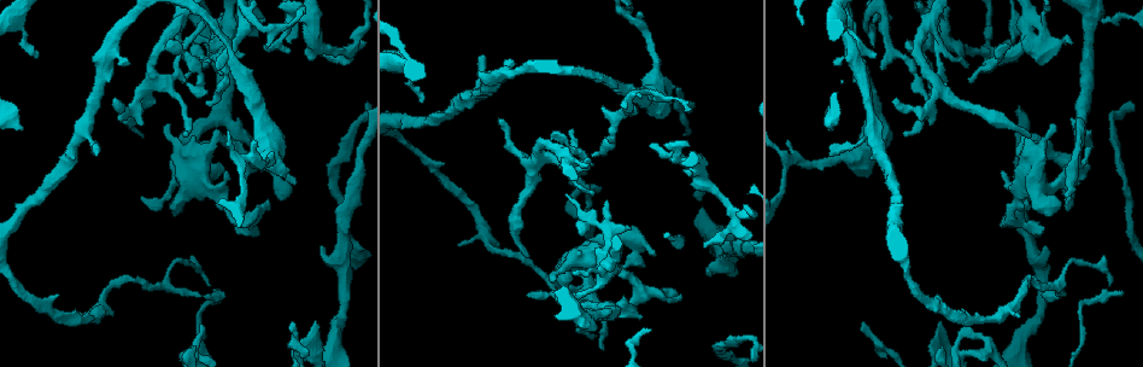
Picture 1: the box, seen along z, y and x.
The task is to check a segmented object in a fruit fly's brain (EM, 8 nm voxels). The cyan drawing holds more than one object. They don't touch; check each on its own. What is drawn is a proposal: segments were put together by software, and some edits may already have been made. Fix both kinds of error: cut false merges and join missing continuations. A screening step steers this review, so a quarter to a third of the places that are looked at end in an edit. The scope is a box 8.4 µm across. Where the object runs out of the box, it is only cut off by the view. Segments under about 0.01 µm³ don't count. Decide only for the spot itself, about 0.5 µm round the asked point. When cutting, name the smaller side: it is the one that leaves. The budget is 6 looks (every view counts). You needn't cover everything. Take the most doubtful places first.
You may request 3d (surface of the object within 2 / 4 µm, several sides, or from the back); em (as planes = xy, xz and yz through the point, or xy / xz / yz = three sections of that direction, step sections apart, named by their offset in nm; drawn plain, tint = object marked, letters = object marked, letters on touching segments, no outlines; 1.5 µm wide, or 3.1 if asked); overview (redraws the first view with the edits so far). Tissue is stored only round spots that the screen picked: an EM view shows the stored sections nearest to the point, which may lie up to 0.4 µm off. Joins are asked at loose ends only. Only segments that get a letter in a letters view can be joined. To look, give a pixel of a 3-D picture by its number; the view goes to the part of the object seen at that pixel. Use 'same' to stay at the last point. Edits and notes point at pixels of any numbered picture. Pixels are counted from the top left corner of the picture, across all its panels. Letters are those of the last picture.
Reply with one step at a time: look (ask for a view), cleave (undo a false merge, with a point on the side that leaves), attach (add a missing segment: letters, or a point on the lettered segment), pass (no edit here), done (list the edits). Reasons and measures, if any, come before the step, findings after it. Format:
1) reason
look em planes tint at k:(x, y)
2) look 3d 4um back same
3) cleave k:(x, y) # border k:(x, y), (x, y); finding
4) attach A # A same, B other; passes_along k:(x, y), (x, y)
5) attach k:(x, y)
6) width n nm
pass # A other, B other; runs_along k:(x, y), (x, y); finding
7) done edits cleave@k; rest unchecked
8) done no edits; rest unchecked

thick end
look 3d 2um at 1:(865, 175)

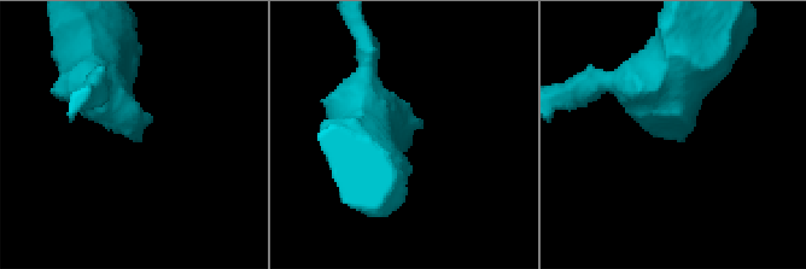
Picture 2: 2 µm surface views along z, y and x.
look em planes plain at 2:(408, 135)

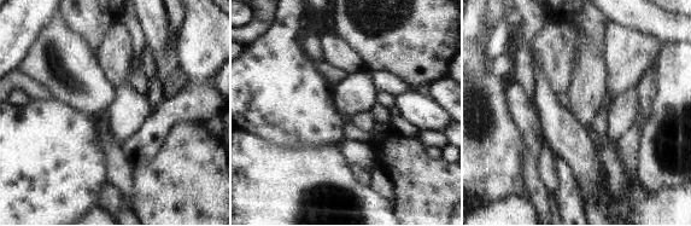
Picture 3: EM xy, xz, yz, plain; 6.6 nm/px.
see the neighbours
look em planes letters same

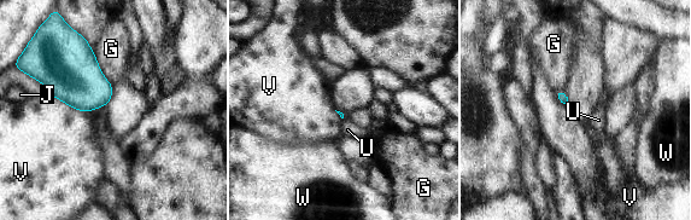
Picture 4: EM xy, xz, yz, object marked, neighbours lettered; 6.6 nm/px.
pass # G other, J other, U other, V other, W other; border 4:(51, 94), (83, 113); no lettered segment goes on from it

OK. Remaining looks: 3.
thin end
look em planes plain at 1:(874, 58)

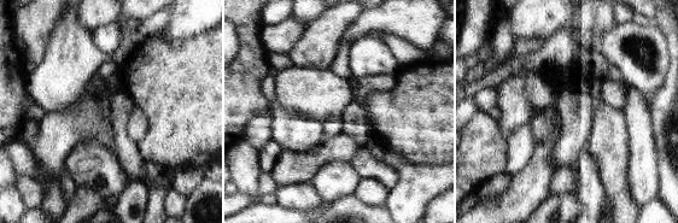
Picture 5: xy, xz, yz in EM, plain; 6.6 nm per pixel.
look em planes letters same

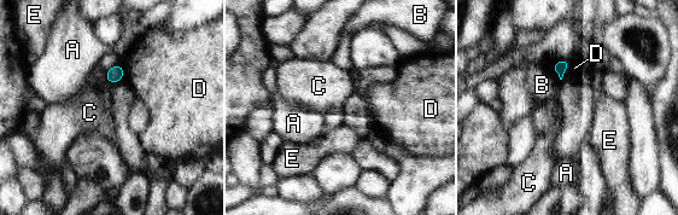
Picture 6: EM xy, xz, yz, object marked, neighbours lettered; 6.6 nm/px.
pass # A other, B other, C other, D other, E other; border 6:(105, 75), (110, 83); no lettered segment goes on from it

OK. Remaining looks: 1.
stops while still wide
look em planes letters at 1:(563, 283)

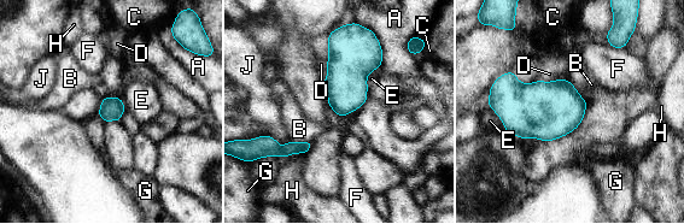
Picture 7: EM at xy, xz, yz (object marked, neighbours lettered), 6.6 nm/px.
longest_contact A 220 nm
pass # A other, B other, C other, D other, E other, F other, G other, H other, J other; border 7:(380, 66), (367, 75), (367, 87); none of them fits

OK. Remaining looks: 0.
done no edits; rest unchecked

